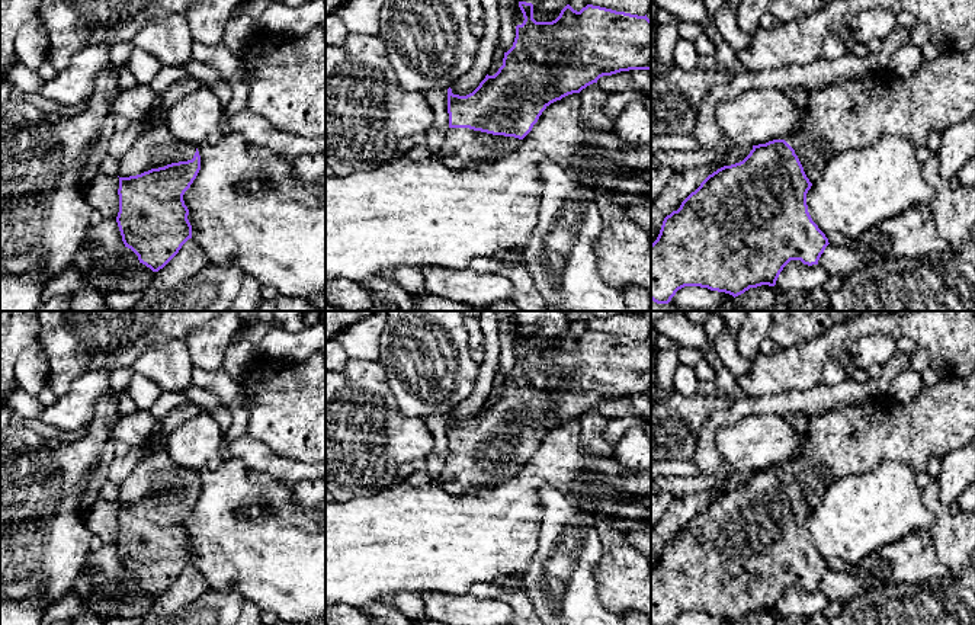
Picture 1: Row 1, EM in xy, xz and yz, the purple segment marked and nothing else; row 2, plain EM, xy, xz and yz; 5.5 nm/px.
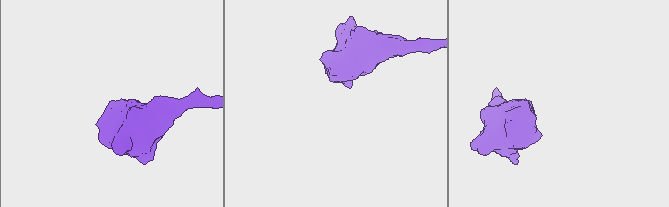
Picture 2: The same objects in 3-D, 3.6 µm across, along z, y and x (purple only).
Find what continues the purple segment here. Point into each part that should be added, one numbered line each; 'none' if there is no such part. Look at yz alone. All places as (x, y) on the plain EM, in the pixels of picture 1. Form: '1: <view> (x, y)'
1: yz (853, 439)

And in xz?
1: xz (461, 473)

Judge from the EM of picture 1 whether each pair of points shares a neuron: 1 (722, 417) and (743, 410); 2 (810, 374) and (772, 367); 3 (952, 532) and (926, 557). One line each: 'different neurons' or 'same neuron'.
1: same neuron
2: same neuron
3: different neurons

